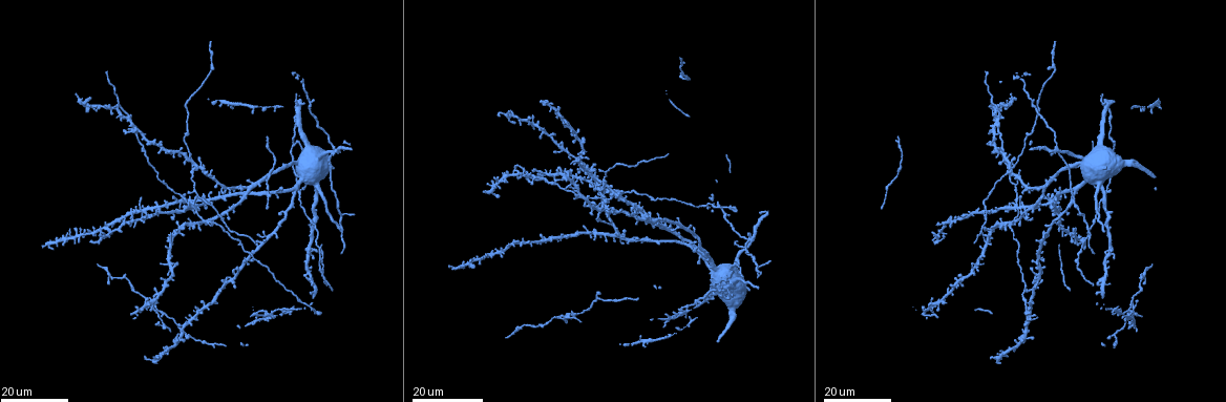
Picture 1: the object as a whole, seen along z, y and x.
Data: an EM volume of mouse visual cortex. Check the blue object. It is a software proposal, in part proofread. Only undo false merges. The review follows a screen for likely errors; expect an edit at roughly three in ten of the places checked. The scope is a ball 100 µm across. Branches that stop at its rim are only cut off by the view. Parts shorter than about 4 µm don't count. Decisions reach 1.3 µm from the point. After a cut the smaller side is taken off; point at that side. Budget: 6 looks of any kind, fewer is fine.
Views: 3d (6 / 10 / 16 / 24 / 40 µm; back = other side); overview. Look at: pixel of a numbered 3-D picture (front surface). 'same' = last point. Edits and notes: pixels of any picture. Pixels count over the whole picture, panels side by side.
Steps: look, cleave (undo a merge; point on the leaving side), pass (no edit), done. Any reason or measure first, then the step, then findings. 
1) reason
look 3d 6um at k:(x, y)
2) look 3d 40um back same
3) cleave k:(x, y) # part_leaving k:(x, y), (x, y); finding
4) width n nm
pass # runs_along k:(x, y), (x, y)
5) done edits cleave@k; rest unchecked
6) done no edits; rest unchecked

look 3d 24um at 1:(320, 263)

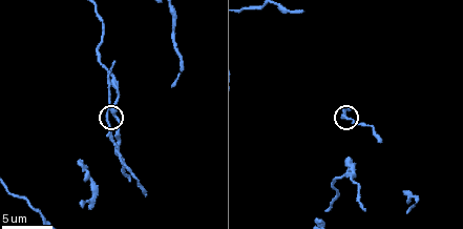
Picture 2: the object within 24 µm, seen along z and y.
look 3d 10um at 2:(108, 117)

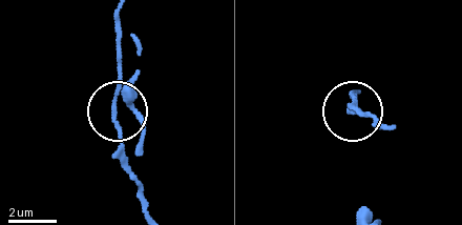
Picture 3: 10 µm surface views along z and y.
side_arm 6 um
pass # all the same neuron

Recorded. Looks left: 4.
thin arm on a thick one
look 3d 24um at 1:(747, 239)

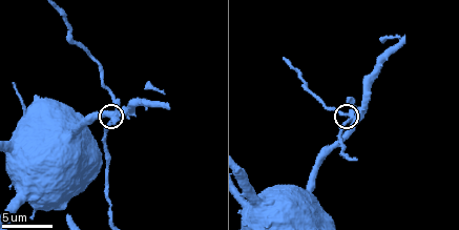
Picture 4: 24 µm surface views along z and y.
look 3d 10um at 4:(348, 119)

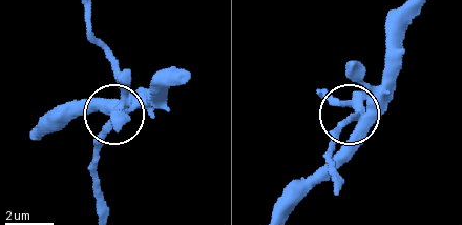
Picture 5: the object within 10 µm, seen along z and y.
pass # continuous, no second neuron

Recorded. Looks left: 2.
look 3d 16um at 1:(193, 168)

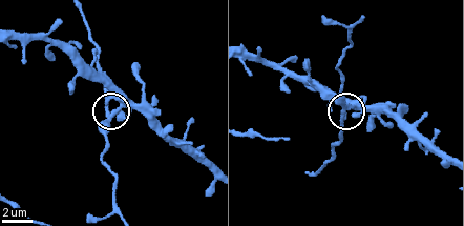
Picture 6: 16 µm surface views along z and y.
zoom in
look 3d 10um at 6:(108, 119)

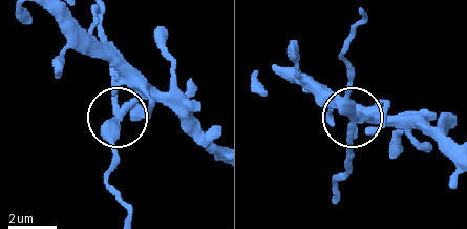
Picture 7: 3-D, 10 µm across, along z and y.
width 340 nm
cleave 7:(351, 143) # part_leaving 7:(353, 118), (344, 48), (362, 20); two neurons meet here

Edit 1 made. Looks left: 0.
done edits cleave@7; rest unchecked

